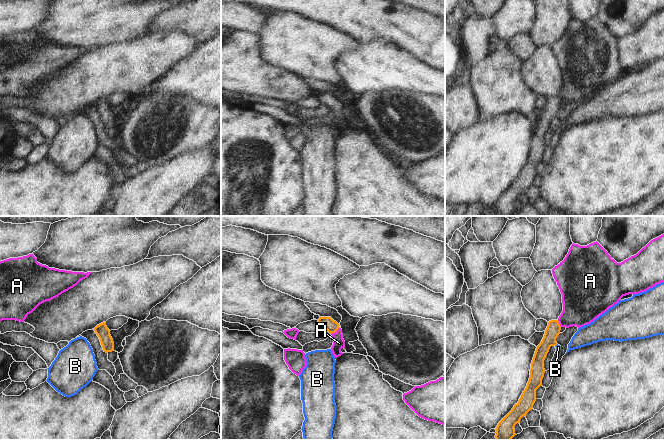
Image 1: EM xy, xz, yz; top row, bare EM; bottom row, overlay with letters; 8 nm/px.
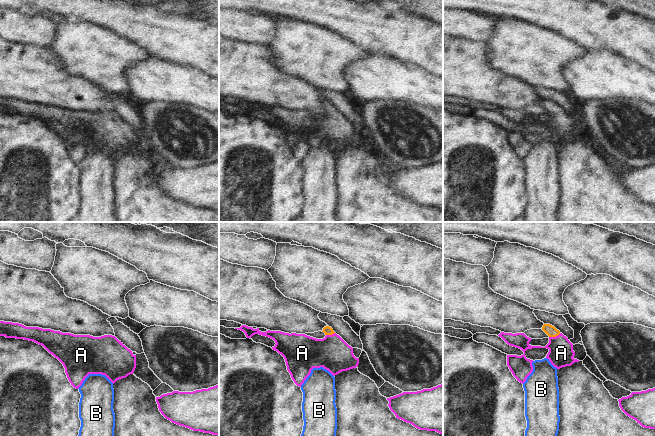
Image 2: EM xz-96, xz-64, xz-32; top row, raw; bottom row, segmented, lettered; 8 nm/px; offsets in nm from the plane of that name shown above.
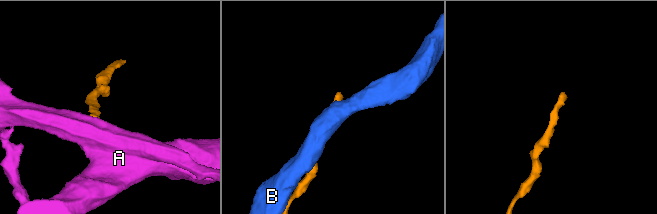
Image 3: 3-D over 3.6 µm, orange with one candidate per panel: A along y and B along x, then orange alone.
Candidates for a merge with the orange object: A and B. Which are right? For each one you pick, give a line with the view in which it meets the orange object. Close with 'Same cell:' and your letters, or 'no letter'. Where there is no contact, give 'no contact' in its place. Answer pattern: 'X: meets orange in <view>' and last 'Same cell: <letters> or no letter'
A: meets orange in xz
Same cell: A

